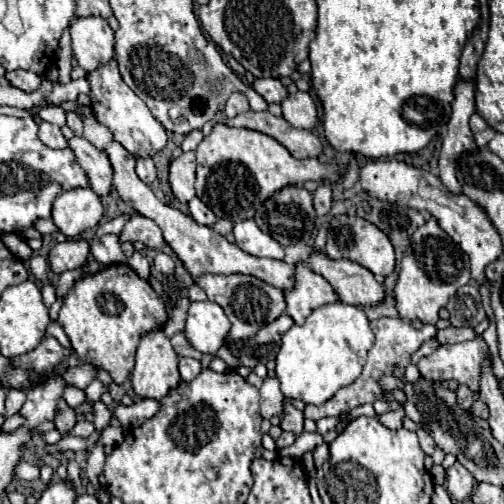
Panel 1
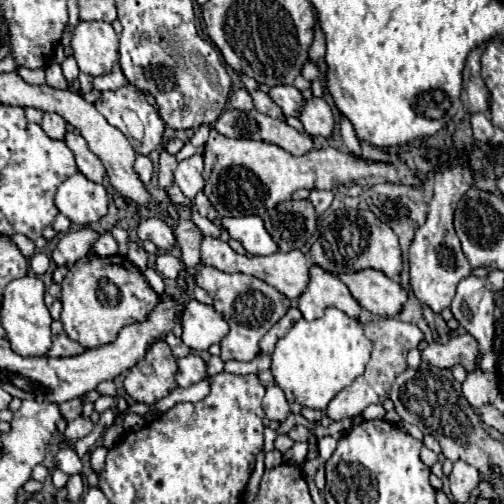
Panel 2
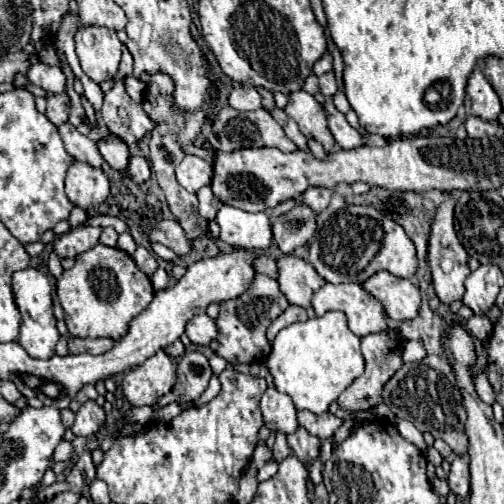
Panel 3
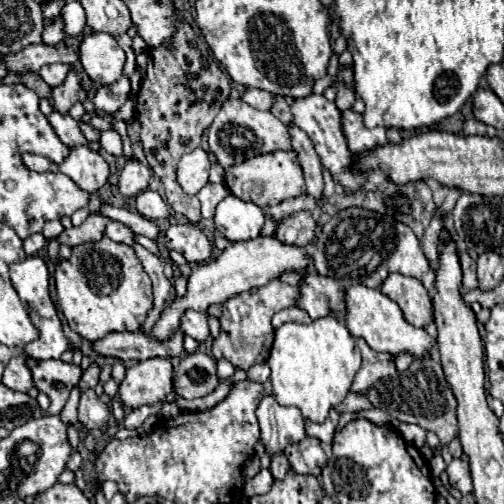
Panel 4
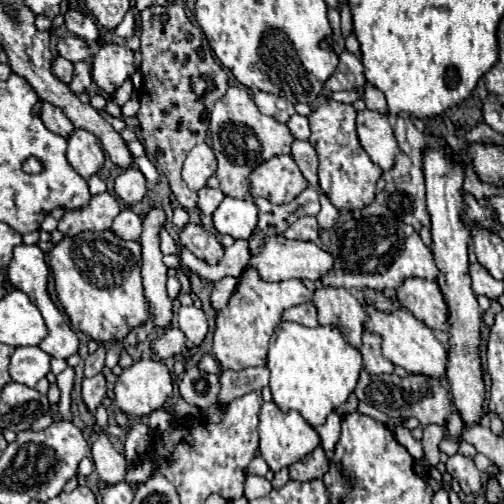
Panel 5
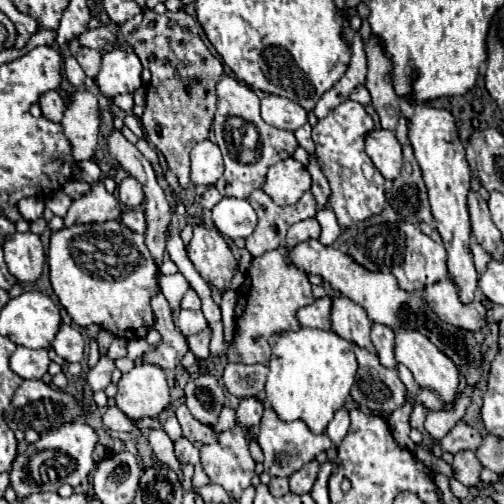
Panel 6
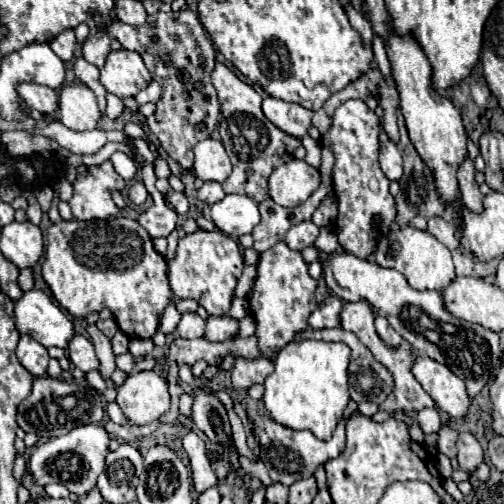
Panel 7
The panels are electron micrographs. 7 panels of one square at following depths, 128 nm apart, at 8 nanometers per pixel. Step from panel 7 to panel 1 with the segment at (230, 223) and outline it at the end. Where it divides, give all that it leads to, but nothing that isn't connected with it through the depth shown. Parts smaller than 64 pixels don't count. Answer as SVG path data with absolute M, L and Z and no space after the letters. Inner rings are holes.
M242 220L234 224L234 236L236 236L238 248L252 256L278 258L278 260L284 258L282 246L270 234L262 232L254 220Z

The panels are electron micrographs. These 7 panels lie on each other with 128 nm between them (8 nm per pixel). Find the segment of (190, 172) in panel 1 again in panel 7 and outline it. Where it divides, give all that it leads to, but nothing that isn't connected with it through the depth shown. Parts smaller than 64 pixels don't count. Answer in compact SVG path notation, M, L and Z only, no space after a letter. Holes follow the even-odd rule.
M218 138L200 140L194 148L194 154L196 154L194 172L202 180L224 182L228 178L228 174L232 172L230 158Z

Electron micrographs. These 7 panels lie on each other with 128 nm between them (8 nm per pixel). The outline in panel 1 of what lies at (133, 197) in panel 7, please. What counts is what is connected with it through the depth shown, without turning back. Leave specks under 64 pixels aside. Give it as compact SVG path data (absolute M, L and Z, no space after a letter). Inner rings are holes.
M150 156L148 158L138 158L138 162L136 162L136 174L146 184L152 184L156 180L156 166L154 166L154 162L152 162Z

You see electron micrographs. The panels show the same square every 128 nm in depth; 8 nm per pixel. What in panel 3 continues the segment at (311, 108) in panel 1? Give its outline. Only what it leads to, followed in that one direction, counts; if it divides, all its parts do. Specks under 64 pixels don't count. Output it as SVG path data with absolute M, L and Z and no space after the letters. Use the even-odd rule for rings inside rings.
M326 102L324 108L326 108L326 112L328 112L328 128L330 128L334 140L338 142L340 148L350 150L350 148L364 146L364 144L368 142L368 136L362 134L360 130L352 128L352 126L348 124L346 116L344 116L342 112L338 112L332 102Z

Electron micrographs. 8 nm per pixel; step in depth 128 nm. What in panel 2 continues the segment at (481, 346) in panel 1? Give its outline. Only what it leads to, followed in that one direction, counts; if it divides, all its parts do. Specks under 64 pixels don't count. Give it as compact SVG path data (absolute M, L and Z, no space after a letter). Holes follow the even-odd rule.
M470 334L454 336L450 342L440 344L432 342L422 350L422 360L428 360L432 366L438 368L452 368L454 364L464 364L468 372L472 372L474 360L478 354L478 344Z

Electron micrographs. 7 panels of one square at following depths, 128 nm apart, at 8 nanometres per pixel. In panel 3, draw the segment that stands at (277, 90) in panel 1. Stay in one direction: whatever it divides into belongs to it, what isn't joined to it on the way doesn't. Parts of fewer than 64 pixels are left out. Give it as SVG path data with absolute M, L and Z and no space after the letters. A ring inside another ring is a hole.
M304 90L292 92L288 96L288 104L286 104L284 112L292 120L296 120L296 124L300 126L300 132L304 136L320 142L328 154L334 150L336 142L328 130L328 118L324 114L324 106L320 102L316 102L312 94L308 94Z

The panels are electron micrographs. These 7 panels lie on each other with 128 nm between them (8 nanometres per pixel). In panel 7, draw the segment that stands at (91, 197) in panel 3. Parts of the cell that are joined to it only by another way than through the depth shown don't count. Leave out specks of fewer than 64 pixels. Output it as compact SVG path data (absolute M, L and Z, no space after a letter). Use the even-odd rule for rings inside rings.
M82 82L62 86L60 90L58 120L70 130L94 130L102 112L98 108L96 94Z

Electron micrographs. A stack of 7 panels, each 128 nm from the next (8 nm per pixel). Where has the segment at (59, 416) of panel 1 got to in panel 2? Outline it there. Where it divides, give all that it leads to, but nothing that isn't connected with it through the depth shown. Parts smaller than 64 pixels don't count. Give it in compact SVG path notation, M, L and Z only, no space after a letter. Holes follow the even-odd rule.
M82 398L68 400L68 402L60 404L60 412L62 412L62 416L64 416L66 420L74 420L76 416L80 416L80 414L82 414L82 406L84 406Z

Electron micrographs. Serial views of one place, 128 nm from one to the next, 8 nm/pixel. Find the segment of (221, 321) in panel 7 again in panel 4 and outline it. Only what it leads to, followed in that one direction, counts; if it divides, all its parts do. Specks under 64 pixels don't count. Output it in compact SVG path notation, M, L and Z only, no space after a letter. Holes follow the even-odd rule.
M178 330L170 340L154 340L142 332L112 332L102 340L94 342L94 350L100 356L130 360L148 360L154 356L173 358L183 352L184 334Z

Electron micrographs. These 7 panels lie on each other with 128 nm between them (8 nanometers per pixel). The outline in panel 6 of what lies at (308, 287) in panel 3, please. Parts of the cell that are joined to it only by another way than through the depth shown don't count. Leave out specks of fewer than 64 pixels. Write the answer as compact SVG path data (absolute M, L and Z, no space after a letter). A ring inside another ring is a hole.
M334 296L332 298L330 322L332 322L332 330L340 338L352 340L358 346L362 346L362 348L370 350L372 354L376 354L376 348L370 340L372 320L364 312L364 308L360 308L358 304L354 304L352 300L348 300L344 296Z

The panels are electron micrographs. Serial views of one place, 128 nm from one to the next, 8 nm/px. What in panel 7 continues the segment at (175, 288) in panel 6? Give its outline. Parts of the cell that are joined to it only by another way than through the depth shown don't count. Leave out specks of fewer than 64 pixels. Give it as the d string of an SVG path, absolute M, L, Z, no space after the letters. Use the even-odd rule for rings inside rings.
M170 304L170 306L166 308L166 312L164 312L162 320L160 320L160 330L162 330L164 334L168 334L168 336L170 336L170 334L174 334L178 320L180 320L180 312L176 310L176 306L174 306L174 304Z

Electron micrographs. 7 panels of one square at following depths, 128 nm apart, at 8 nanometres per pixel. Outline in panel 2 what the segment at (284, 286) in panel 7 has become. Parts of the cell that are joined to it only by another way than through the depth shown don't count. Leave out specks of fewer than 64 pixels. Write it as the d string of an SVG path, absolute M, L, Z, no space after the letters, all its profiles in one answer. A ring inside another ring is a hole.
M206 266L198 276L196 276L196 284L200 288L204 288L212 298L214 298L214 308L222 314L222 318L228 322L230 332L222 338L220 348L222 360L240 360L240 362L250 362L258 356L260 348L258 342L260 338L288 312L290 302L286 300L284 294L280 294L276 288L272 288L270 284L266 284L264 280L256 278L256 276L248 276L248 274L226 274L220 272L216 268Z

